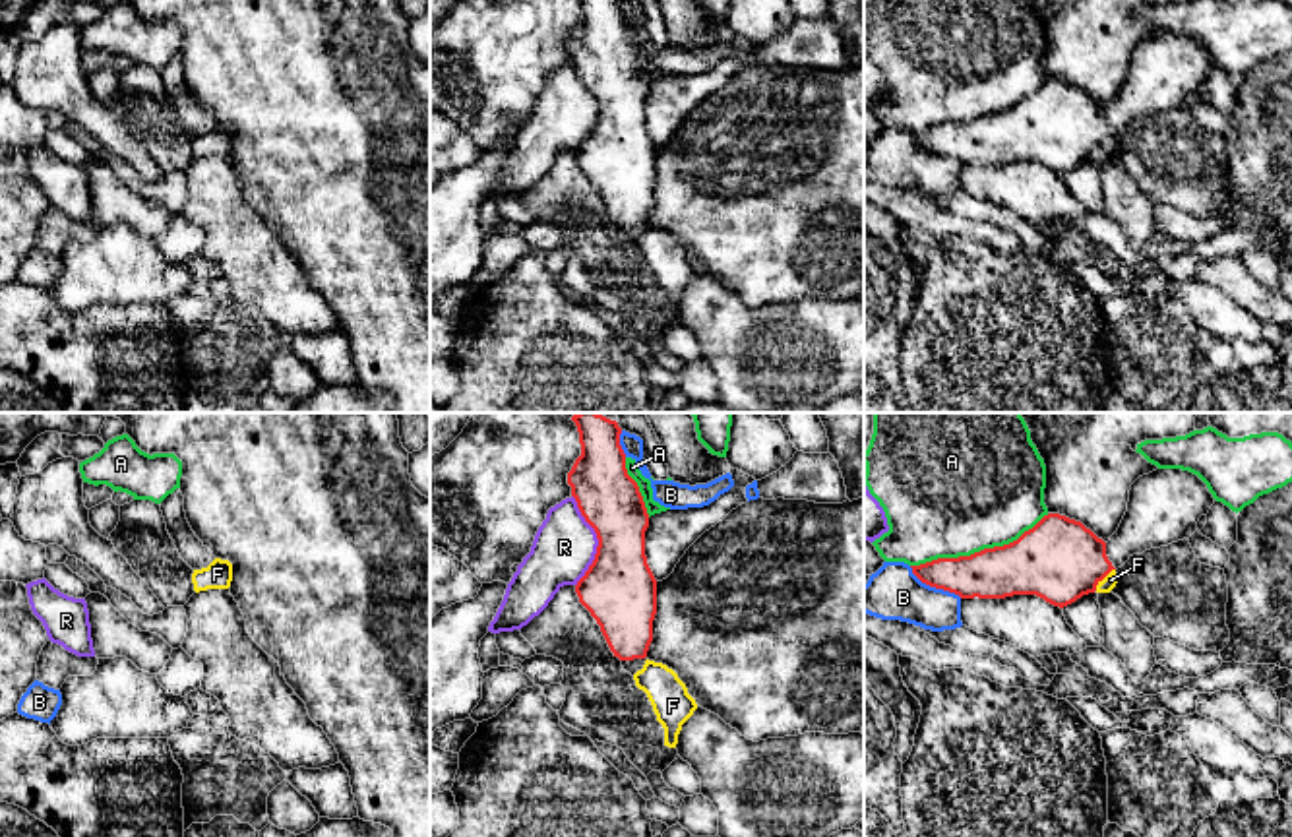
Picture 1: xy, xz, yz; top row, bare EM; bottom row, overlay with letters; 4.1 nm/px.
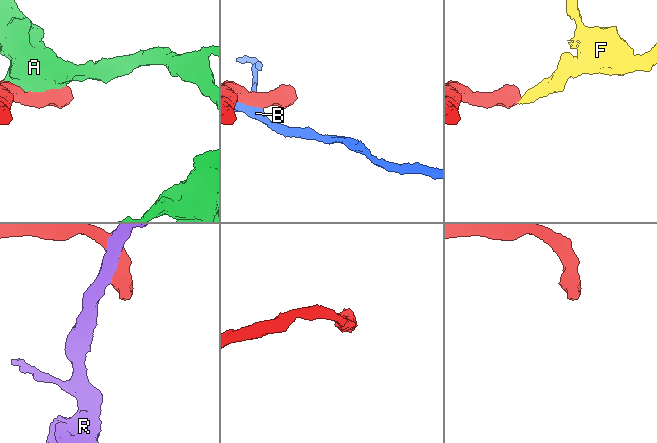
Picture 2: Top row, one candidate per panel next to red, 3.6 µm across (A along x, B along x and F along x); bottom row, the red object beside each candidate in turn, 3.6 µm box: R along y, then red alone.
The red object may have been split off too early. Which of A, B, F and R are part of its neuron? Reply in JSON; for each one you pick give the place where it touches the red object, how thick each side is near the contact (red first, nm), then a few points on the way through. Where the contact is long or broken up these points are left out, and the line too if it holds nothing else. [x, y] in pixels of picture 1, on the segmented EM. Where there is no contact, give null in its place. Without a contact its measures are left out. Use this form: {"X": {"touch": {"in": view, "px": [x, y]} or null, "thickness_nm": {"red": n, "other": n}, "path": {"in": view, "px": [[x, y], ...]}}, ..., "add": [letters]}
{"add": []}

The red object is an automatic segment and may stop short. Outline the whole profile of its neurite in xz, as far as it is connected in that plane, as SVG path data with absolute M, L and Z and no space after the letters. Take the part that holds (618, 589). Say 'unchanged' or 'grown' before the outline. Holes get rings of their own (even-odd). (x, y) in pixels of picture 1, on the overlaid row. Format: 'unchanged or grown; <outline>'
grown; M577 413L571 420L581 455L568 473L568 484L599 539L595 560L575 593L614 657L633 676L647 661L657 614L657 579L645 556L649 513L628 475L618 422L599 413Z

